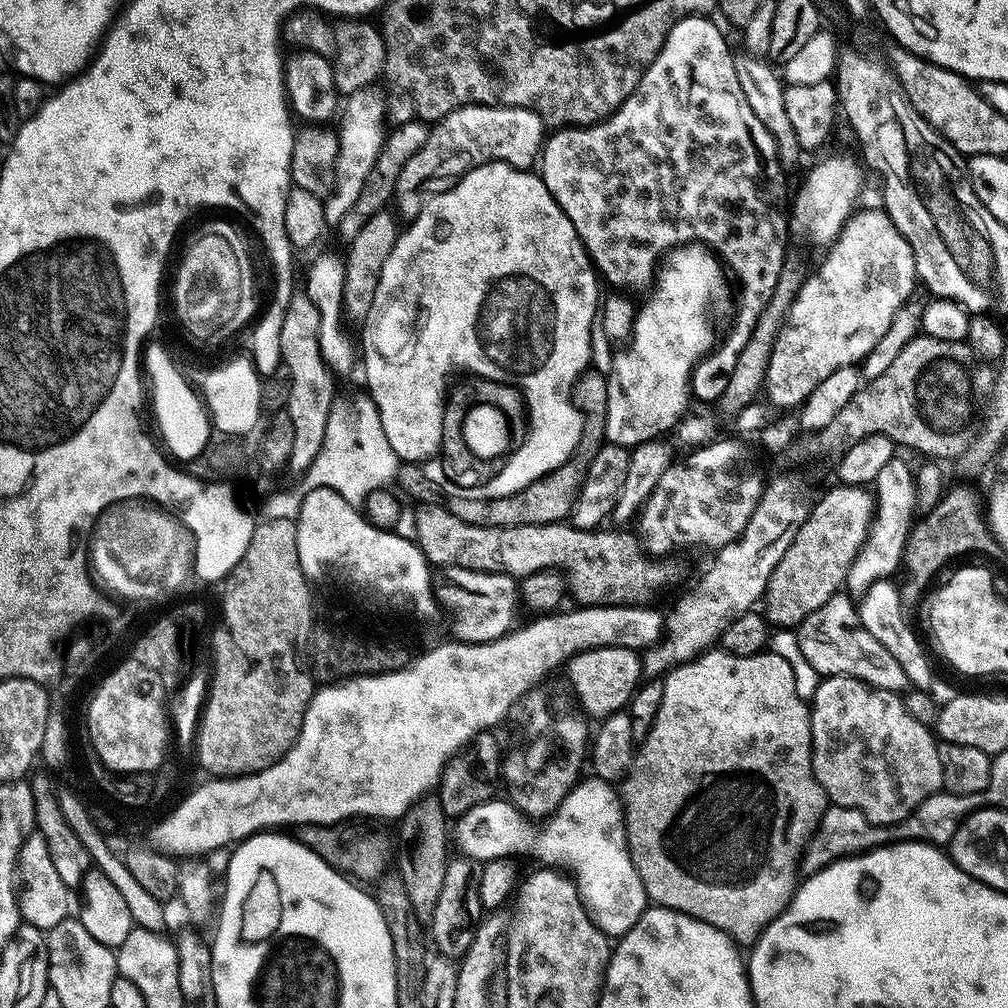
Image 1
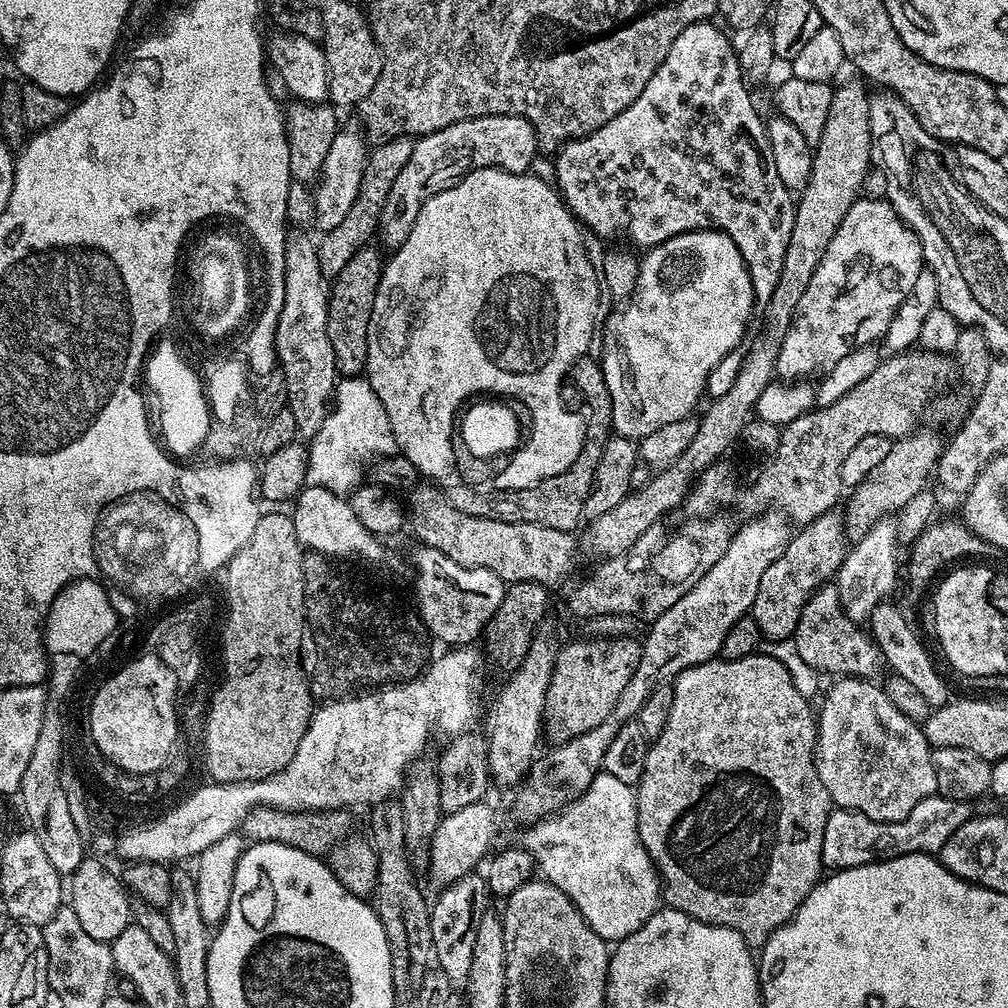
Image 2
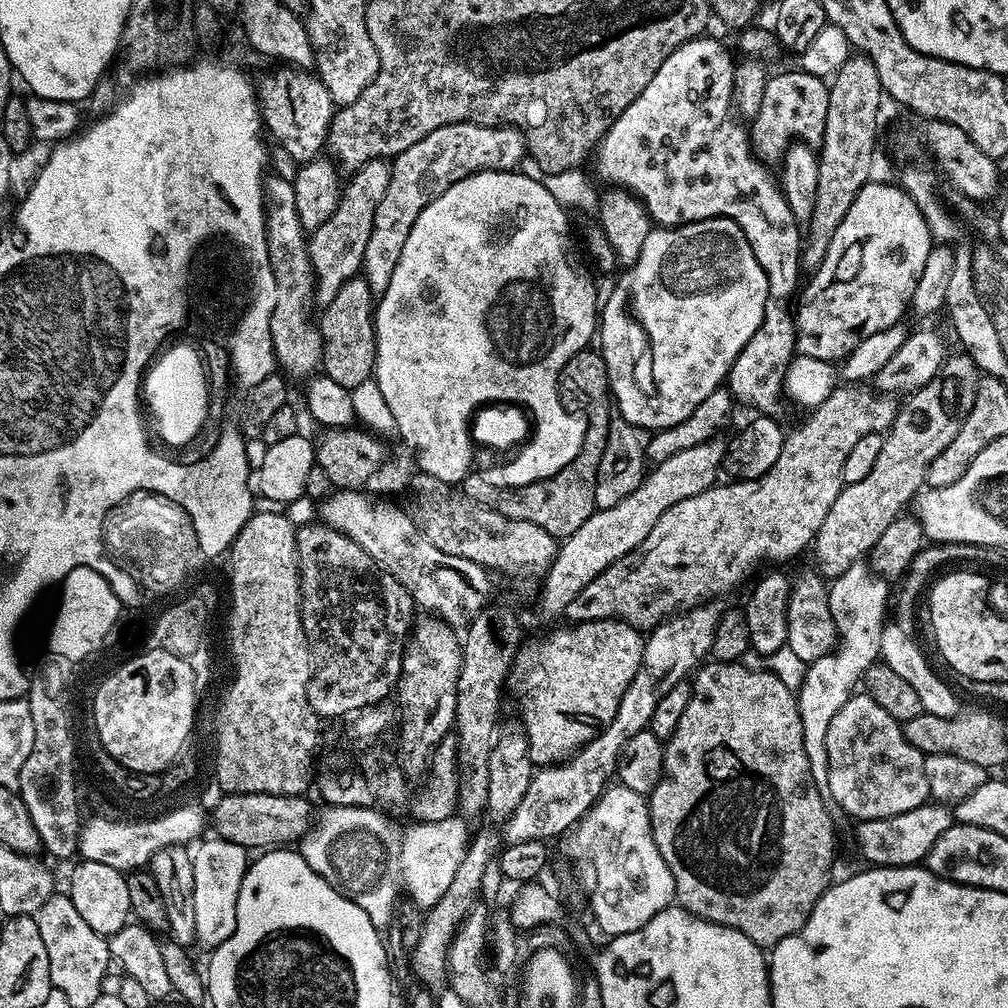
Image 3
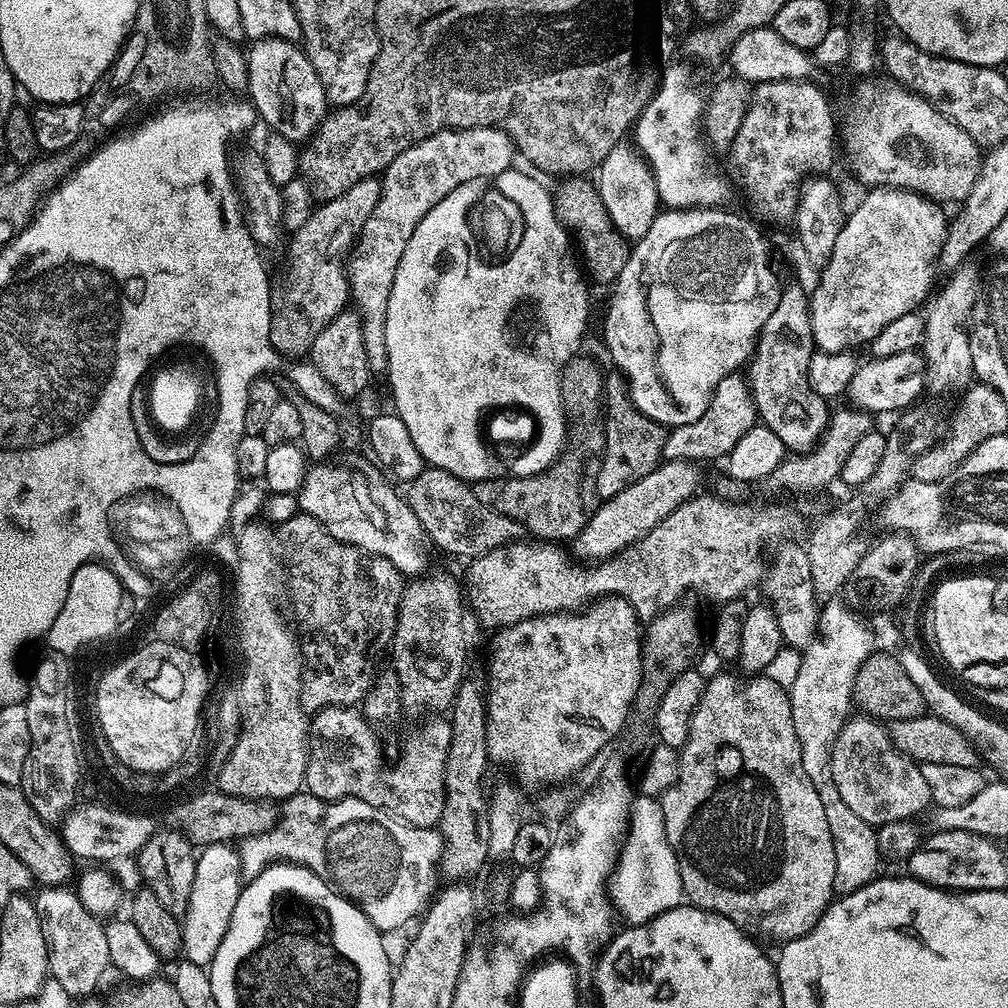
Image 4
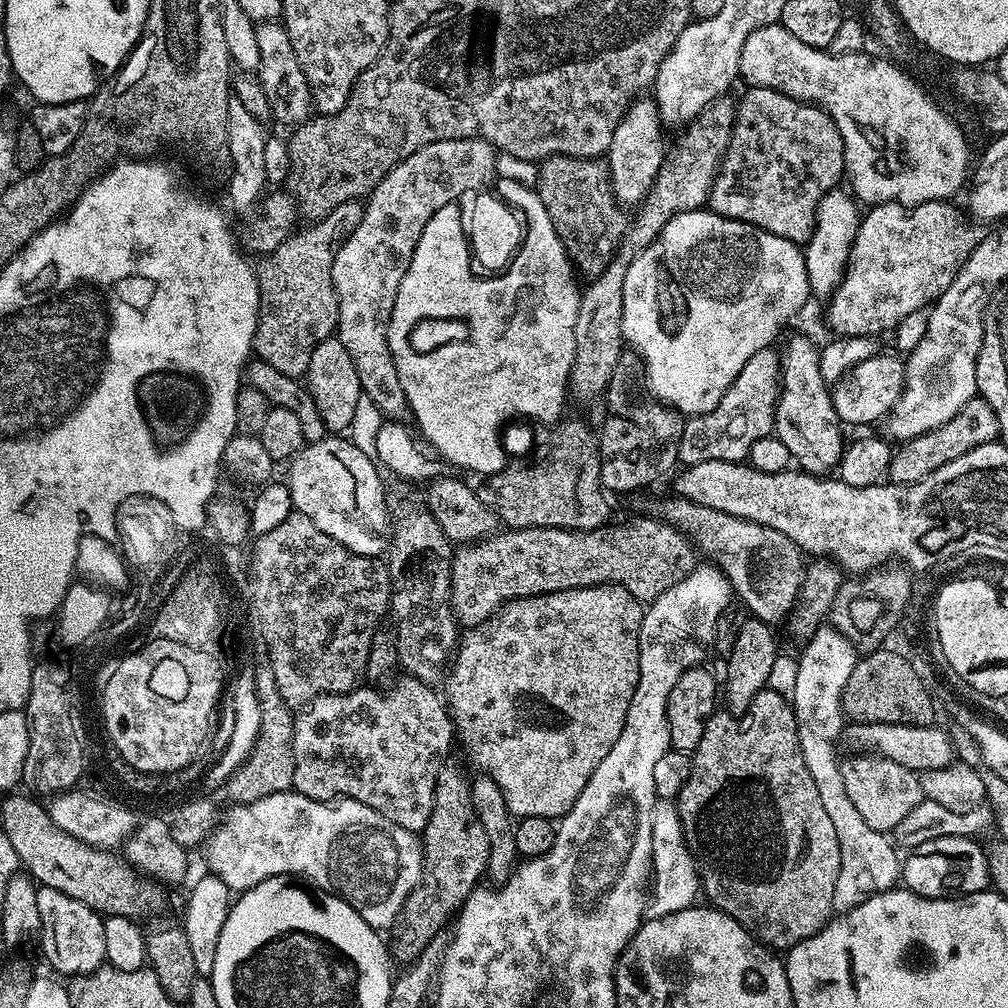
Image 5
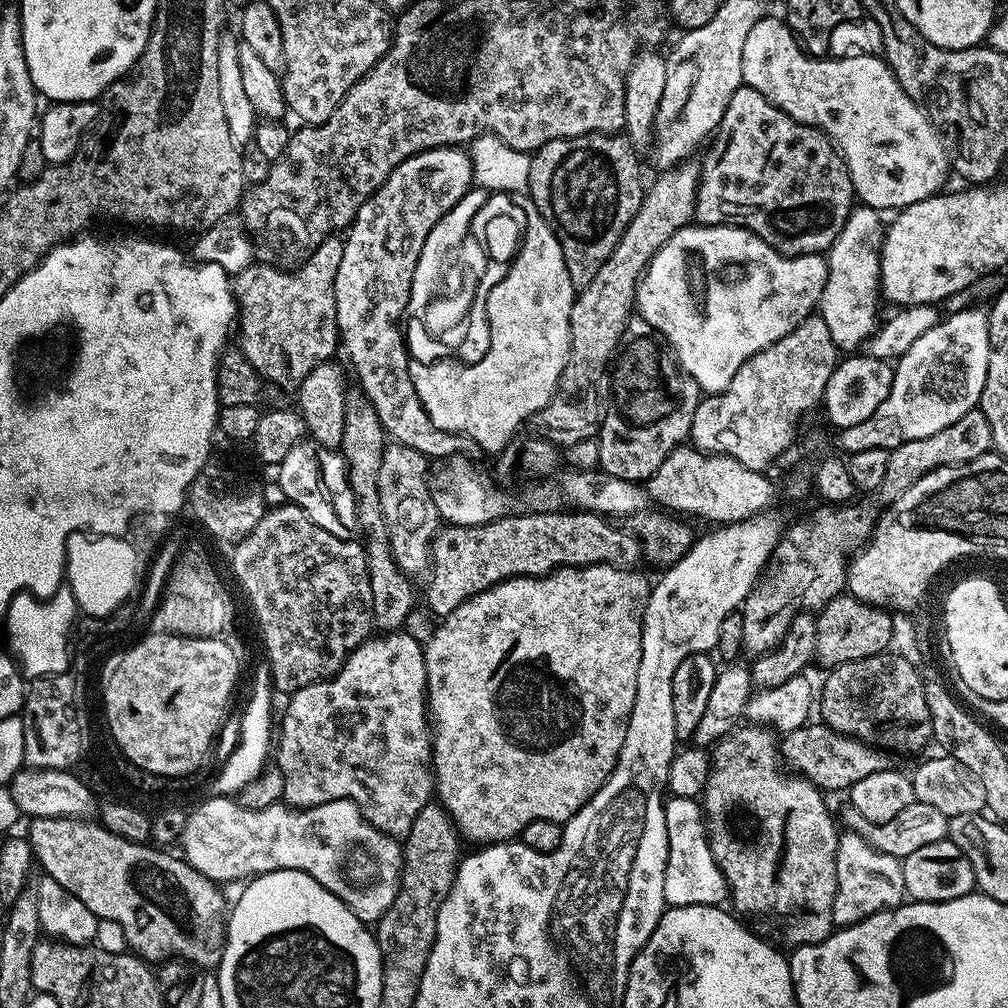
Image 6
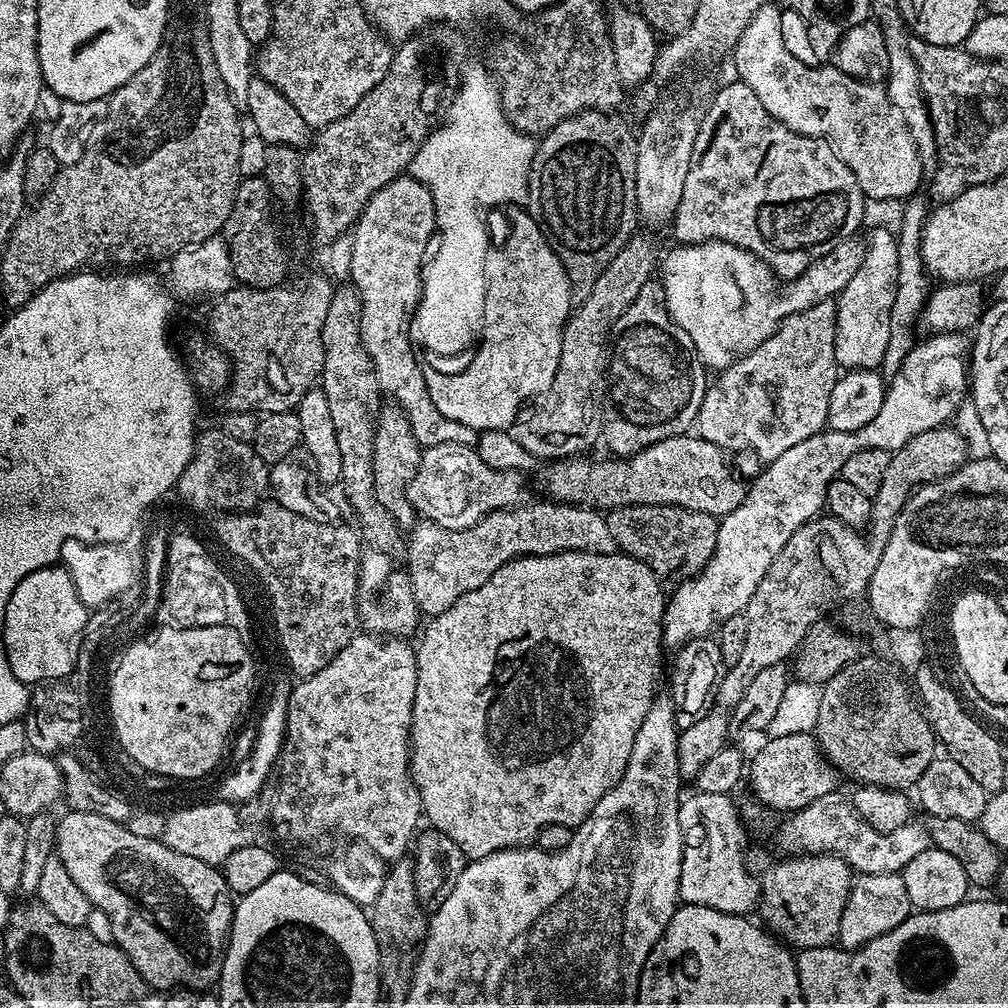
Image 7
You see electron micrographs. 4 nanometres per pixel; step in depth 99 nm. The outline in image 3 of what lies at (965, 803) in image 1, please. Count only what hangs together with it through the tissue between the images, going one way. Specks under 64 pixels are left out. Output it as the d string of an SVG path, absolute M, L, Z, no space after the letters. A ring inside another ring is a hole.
M929 802L905 814L891 818L859 821L856 842L871 865L877 867L911 867L921 863L933 848L934 842L954 823L954 816L947 805Z

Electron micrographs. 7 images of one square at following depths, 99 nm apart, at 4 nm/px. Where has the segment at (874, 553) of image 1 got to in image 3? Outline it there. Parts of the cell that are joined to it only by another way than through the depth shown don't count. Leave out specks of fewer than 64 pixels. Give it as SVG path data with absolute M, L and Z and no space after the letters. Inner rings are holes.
M864 562L850 566L850 570L846 570L828 584L830 614L836 623L838 643L828 655L805 667L804 681L796 692L810 774L818 786L818 794L826 802L832 799L826 758L826 730L830 730L834 714L838 714L848 697L857 691L856 683L860 684L867 669L880 660L882 630L886 623L884 611L887 608L889 611L890 608L888 588L889 581L873 572Z

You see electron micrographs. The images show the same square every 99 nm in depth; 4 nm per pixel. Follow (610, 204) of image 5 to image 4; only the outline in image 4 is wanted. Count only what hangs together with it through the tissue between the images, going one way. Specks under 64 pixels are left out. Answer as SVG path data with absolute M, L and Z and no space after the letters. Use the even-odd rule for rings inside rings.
M576 174L564 178L554 188L556 218L573 241L580 243L579 255L587 275L600 284L611 285L622 274L622 266L626 266L630 255L630 244L625 236L616 228L603 205L597 185L583 175ZM584 255L584 260L583 256ZM588 267L588 268L587 268ZM589 272L589 273L588 273Z

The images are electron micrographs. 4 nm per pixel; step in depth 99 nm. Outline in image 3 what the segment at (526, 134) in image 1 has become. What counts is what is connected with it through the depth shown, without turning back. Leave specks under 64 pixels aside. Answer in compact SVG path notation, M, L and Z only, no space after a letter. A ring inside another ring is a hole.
M451 124L434 130L434 134L426 134L422 142L414 142L410 150L402 150L402 154L394 157L391 161L390 186L386 186L386 194L376 207L374 226L370 242L366 242L362 265L362 275L373 297L379 298L386 286L390 286L394 266L398 266L398 258L402 258L402 246L406 246L406 238L410 238L410 230L414 222L418 222L418 214L422 214L422 210L426 210L434 198L473 172L506 172L515 169L525 156L524 135L514 128Z

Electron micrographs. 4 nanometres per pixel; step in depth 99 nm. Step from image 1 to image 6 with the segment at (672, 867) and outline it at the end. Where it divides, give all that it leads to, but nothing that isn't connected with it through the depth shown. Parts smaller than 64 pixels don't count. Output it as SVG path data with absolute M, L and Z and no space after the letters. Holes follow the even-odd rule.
M767 726L748 727L752 728L737 728L731 736L719 740L710 752L711 768L708 781L703 786L702 811L712 853L716 865L728 880L730 904L733 904L731 907L747 921L757 936L780 946L784 946L784 943L792 944L793 949L804 944L817 944L834 931L832 915L834 894L838 886L836 851L840 836L836 832L835 822L824 820L828 816L828 808L824 805L825 797L820 789L815 788L803 776L789 774L782 767L782 748L778 743L777 733ZM747 816L757 816L760 820L784 820L784 849L780 852L780 865L776 868L776 892L770 893L765 900L763 826L744 824L740 828L740 837L732 840L732 820L744 820Z

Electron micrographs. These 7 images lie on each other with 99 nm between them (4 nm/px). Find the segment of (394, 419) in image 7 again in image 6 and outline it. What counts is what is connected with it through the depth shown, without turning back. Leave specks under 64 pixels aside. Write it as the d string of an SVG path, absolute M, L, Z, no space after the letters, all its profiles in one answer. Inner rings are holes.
M392 442L385 447L382 466L378 466L378 502L386 518L390 550L394 554L396 565L409 578L417 578L416 576L420 575L423 577L429 571L432 563L432 540L442 527L440 515L432 501L428 464L430 465L429 457L418 454L418 450L410 450L410 446Z

